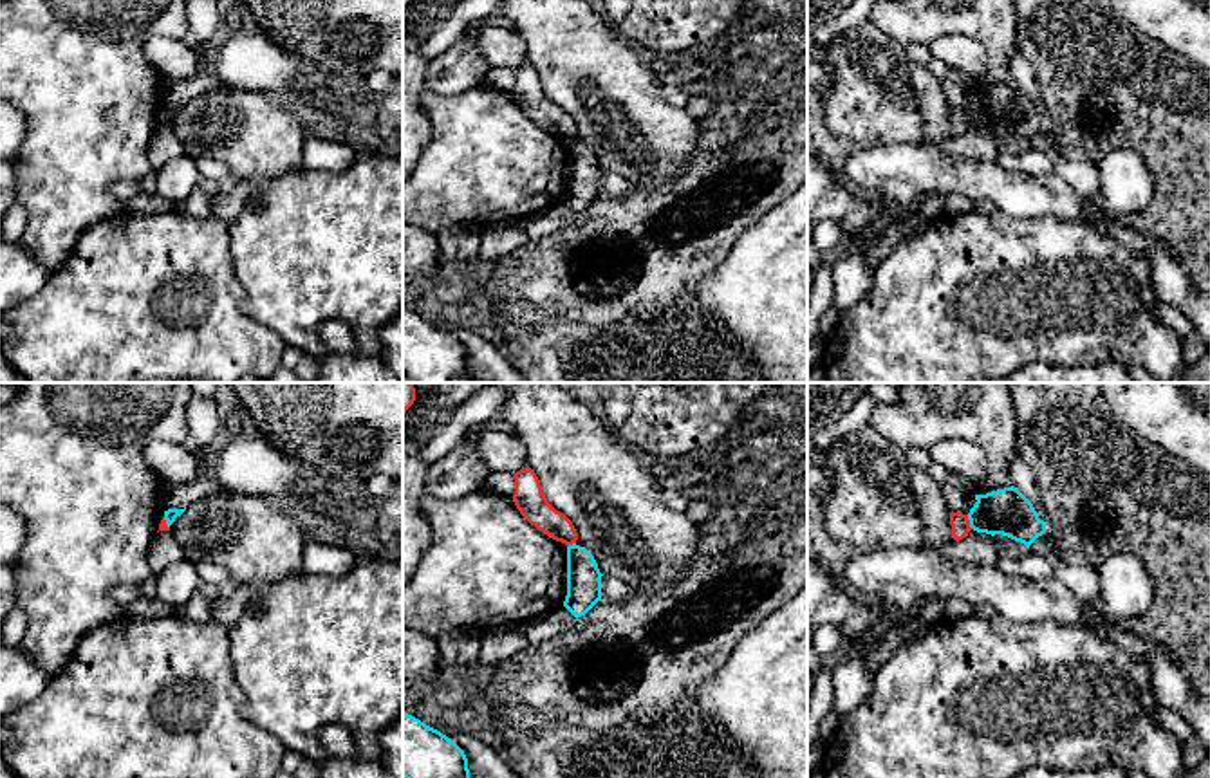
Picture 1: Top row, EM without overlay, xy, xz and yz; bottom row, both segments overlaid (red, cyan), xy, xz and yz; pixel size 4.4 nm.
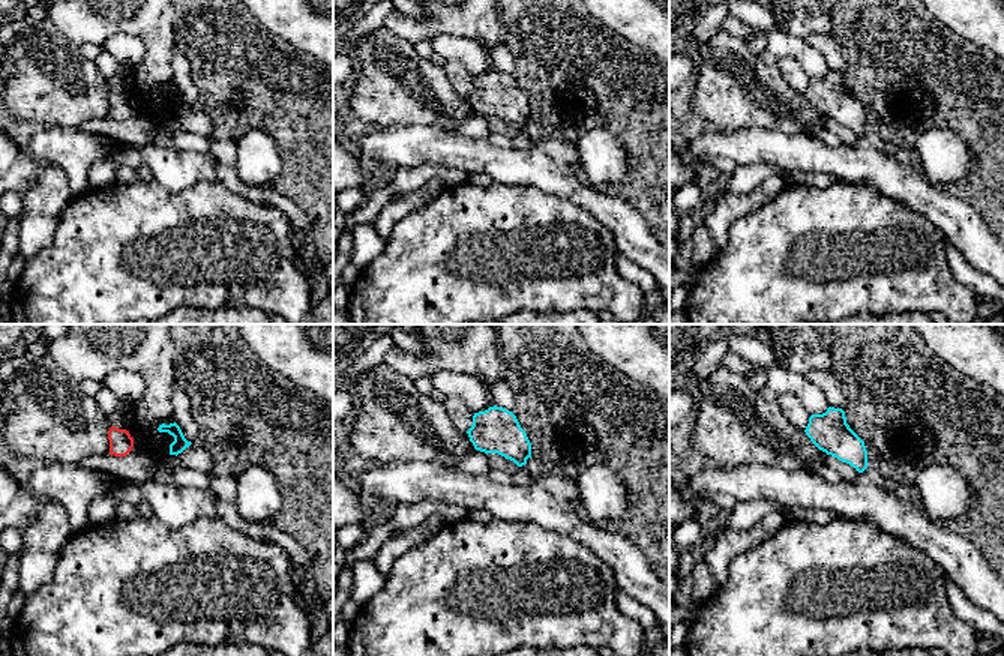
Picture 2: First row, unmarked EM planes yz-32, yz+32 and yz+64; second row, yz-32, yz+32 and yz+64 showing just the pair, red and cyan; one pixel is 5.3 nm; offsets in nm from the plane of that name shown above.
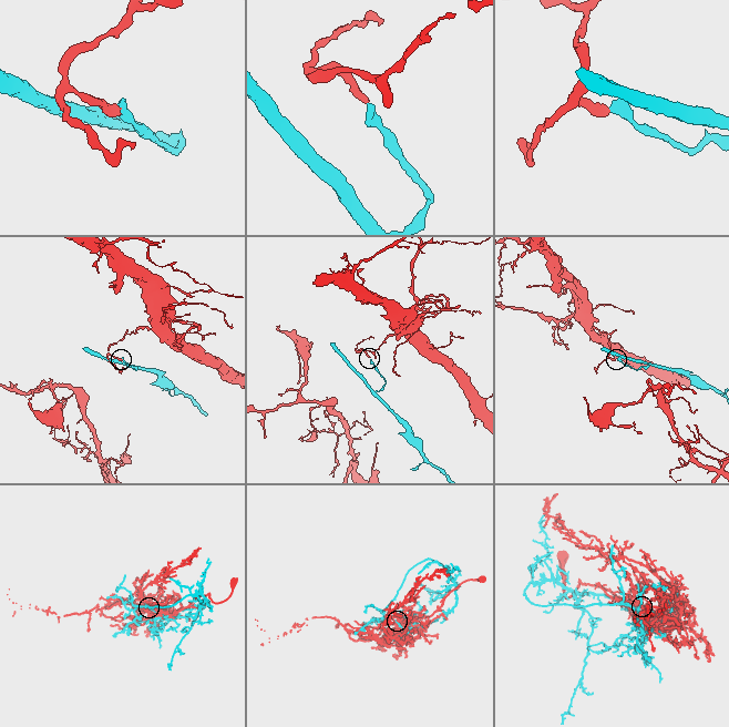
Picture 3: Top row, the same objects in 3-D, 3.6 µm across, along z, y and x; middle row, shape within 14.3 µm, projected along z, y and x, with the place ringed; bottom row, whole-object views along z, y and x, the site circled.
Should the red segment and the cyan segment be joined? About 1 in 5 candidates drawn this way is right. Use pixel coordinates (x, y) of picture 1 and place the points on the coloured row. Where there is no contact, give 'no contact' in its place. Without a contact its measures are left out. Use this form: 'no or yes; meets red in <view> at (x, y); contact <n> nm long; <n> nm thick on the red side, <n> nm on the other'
no; meets red in yz at (968, 522); contact 70 nm long; 90 nm thick on the red side, 220 nm on the other

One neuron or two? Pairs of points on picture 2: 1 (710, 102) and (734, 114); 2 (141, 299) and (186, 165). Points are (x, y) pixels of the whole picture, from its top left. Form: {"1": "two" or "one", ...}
{"1": "one", "2": "two"}

